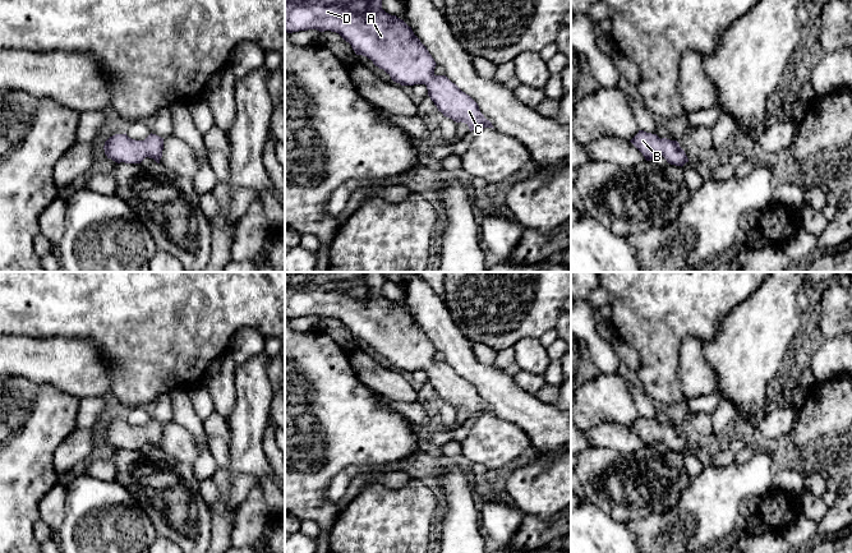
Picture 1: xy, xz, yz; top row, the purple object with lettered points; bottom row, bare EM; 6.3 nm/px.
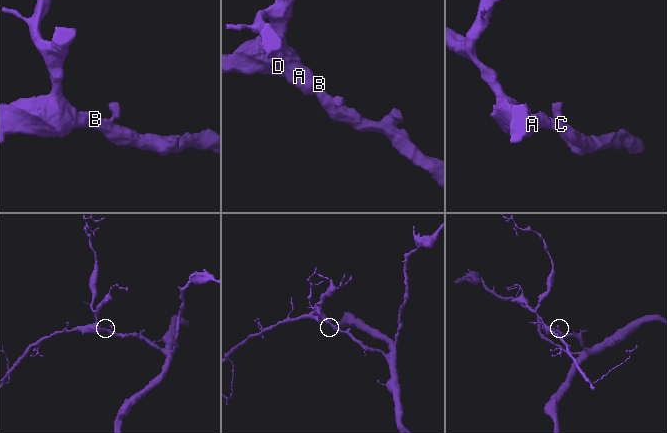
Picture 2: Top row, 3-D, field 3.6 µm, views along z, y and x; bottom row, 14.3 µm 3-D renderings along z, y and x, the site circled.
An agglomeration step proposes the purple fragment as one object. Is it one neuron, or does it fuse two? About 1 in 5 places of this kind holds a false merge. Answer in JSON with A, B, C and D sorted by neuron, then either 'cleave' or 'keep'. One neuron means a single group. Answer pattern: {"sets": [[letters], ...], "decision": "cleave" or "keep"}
{"sets": [["A", "B", "C", "D"]], "decision": "keep"}

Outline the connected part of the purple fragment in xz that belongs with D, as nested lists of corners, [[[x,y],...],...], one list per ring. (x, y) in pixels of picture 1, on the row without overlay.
[[[285,272],[285,317],[317,315],[339,319],[356,341],[367,342],[401,372],[425,370],[428,382],[443,402],[465,409],[470,418],[493,414],[478,390],[446,361],[436,361],[436,347],[402,305],[382,295],[386,282],[381,272]]]

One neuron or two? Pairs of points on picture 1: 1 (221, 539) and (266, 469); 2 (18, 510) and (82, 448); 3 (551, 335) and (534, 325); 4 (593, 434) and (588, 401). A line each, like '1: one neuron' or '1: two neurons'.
1: one neuron
2: two neurons
3: two neurons
4: two neurons

